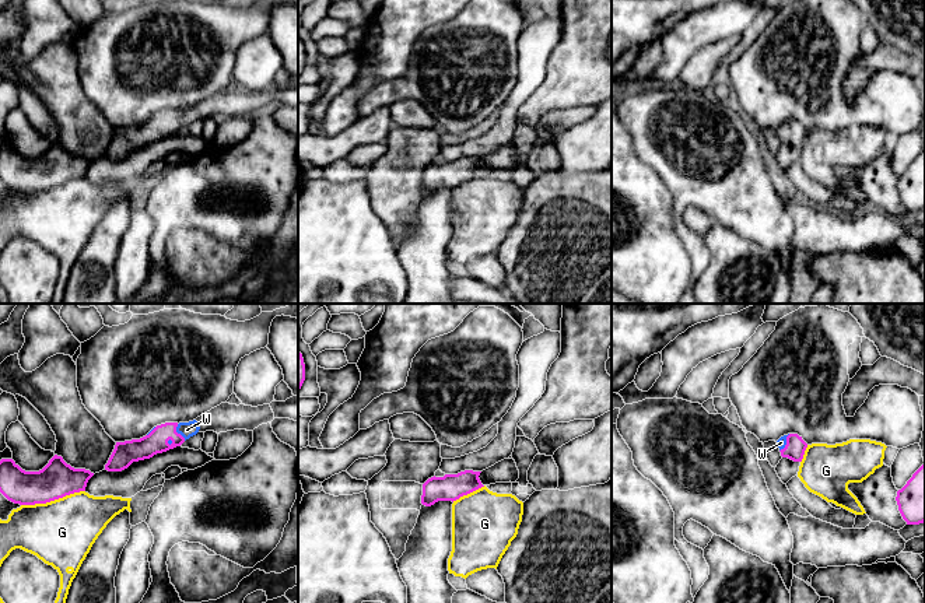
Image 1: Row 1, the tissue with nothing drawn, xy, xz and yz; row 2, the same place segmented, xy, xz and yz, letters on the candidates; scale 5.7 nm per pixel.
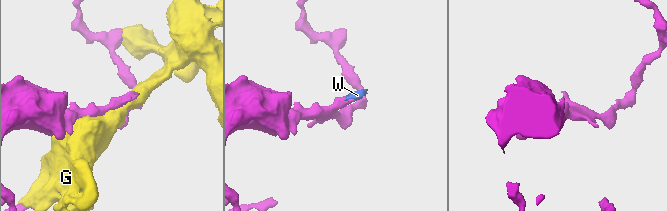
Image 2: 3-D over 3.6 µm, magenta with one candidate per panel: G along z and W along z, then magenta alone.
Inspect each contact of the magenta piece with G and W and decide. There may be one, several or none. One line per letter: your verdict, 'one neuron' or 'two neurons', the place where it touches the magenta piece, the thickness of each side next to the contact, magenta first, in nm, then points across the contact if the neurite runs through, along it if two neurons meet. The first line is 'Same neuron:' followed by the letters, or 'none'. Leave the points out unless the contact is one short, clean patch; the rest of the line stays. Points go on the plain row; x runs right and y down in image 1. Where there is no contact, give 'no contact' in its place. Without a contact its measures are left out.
Same neuron: W
G: two neurons | xy (52, 186) | 200/380 nm
W: one neuron | xy (177, 119) | 130/90 nm | across xy (156, 129), (177, 119), (186, 116)

